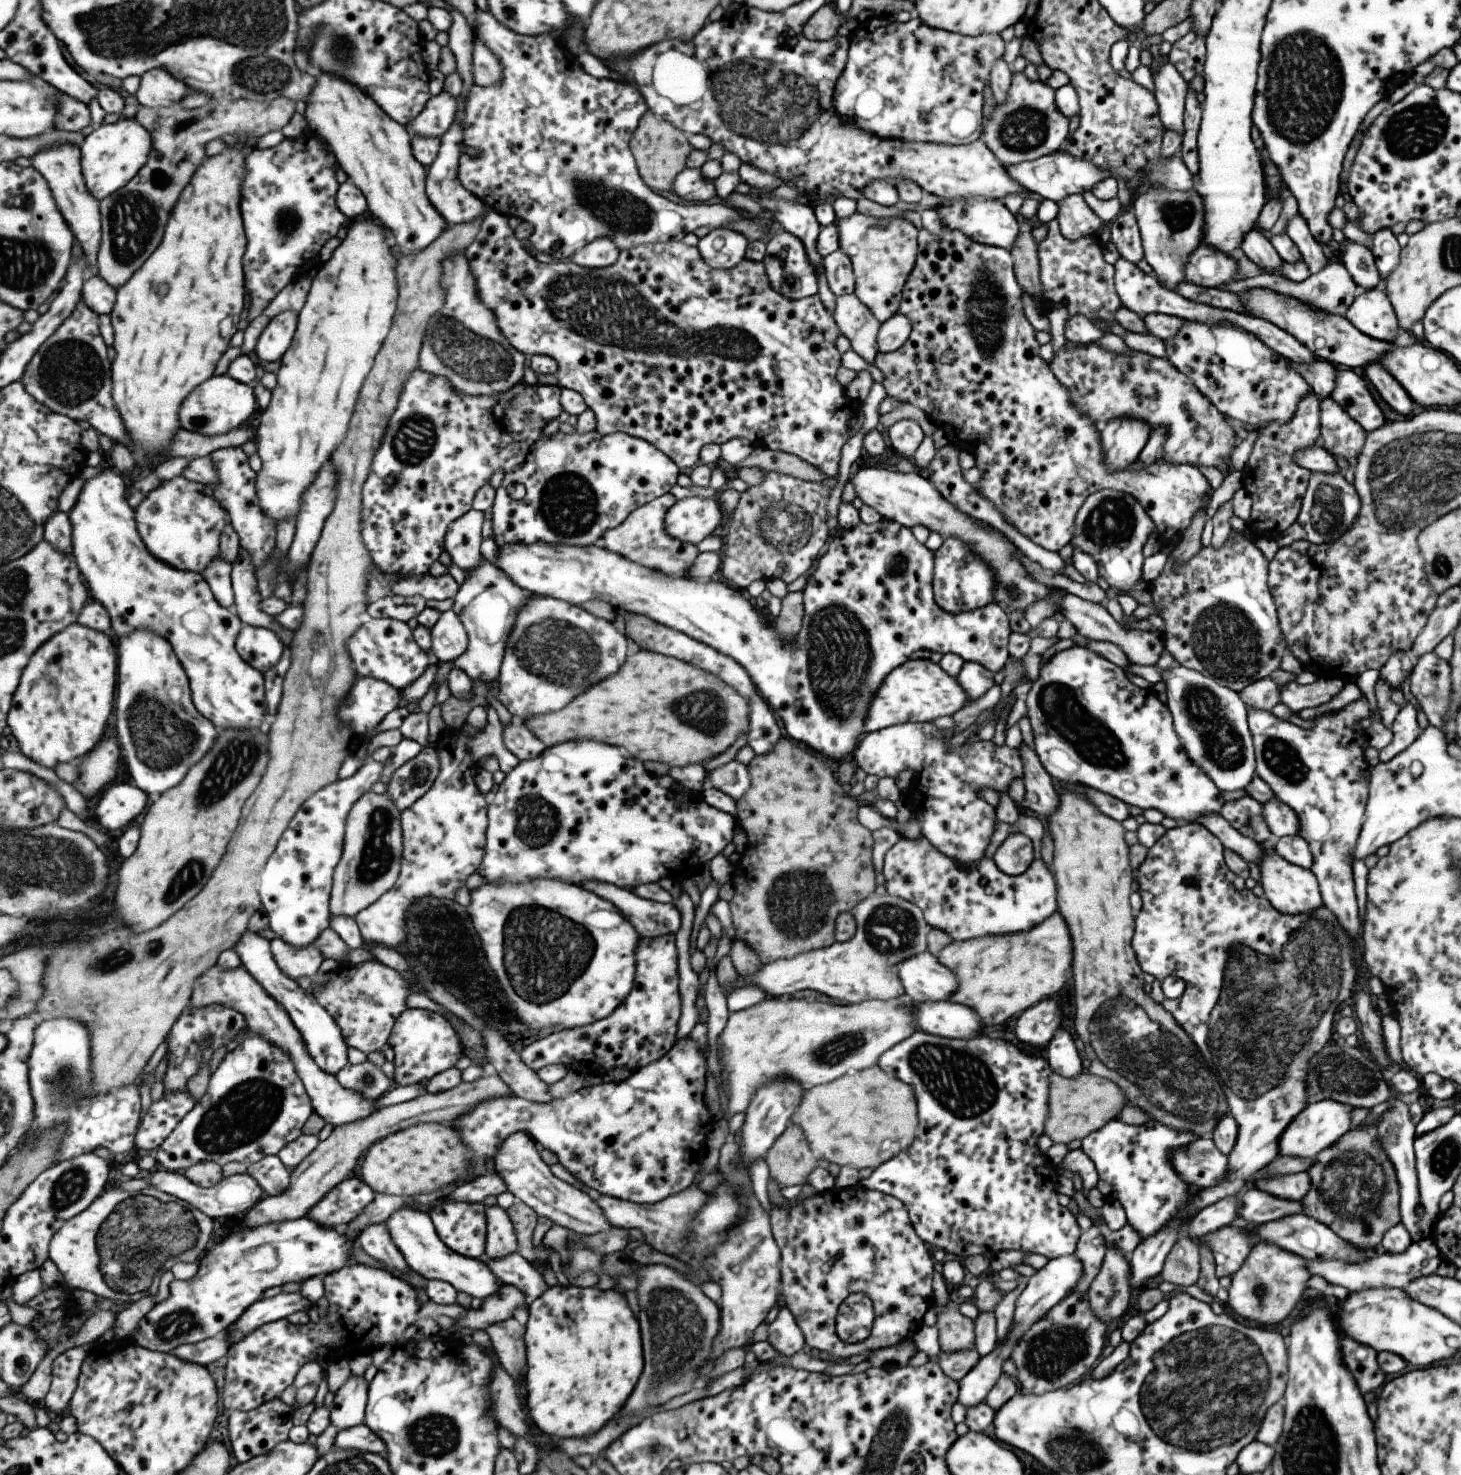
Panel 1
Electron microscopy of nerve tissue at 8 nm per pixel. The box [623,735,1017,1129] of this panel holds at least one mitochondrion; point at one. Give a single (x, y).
(961, 1086)

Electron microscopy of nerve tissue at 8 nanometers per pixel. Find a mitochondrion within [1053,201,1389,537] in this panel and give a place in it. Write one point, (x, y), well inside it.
(1328, 501)

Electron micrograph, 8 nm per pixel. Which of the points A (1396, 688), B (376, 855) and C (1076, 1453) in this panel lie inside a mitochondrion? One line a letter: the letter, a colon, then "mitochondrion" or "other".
A: other
B: mitochondrion
C: mitochondrion

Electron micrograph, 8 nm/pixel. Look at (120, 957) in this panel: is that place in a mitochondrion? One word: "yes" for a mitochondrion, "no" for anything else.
yes

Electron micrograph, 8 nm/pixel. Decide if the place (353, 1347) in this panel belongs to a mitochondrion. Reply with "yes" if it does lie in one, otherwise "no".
no

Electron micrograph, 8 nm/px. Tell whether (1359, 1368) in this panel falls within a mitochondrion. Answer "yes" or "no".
no

